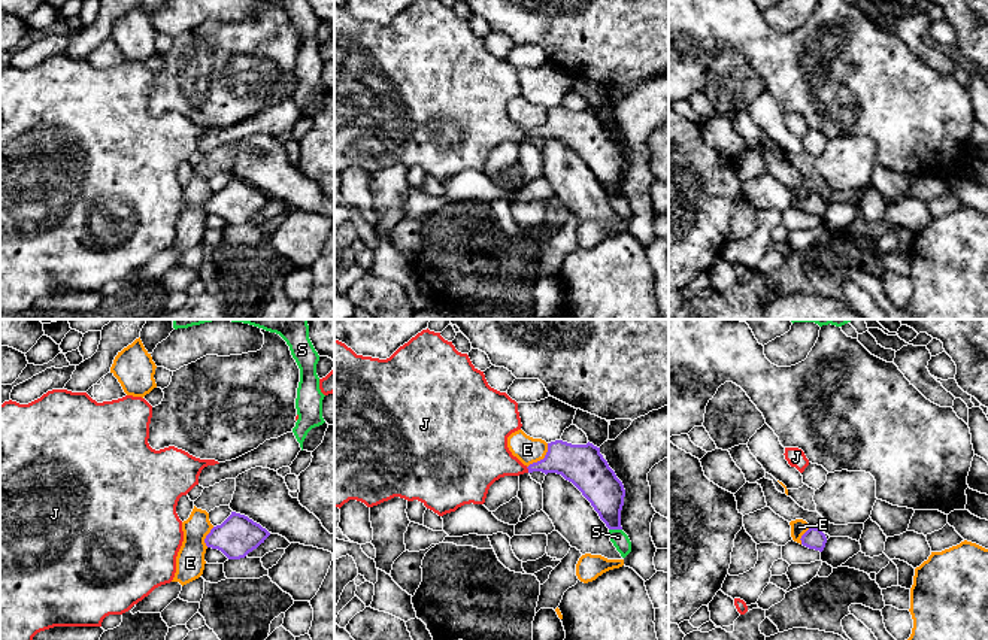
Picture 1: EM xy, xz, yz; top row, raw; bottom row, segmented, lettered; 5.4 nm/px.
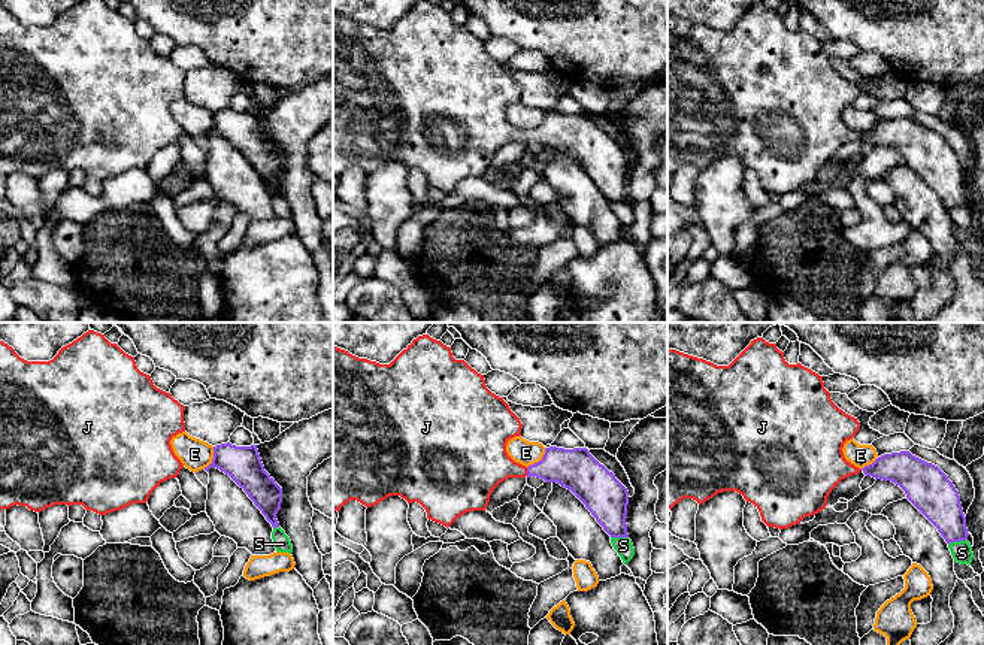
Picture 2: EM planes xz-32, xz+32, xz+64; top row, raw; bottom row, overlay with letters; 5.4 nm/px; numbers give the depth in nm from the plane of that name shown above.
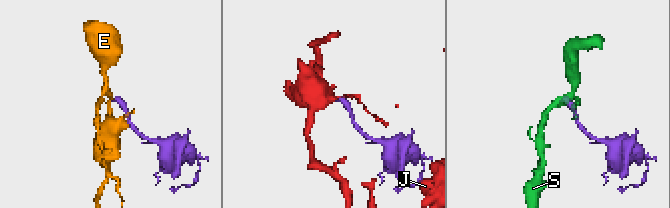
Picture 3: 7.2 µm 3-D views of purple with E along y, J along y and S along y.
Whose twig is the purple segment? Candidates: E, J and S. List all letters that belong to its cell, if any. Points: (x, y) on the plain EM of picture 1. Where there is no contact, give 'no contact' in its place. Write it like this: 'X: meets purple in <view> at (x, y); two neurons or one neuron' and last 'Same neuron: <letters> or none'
E: meets purple in xz at (543, 124); two neurons
J: meets purple in xz at (529, 136); one neuron
S: meets purple in xz at (615, 194); two neurons
Same neuron: J

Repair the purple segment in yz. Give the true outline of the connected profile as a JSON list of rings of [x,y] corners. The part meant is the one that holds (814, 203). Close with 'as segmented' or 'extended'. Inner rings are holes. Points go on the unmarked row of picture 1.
[[[810,192],[803,201],[801,201],[801,210],[809,213],[809,215],[815,215],[822,218],[827,209],[827,203],[825,200],[815,192]]] | as segmented

